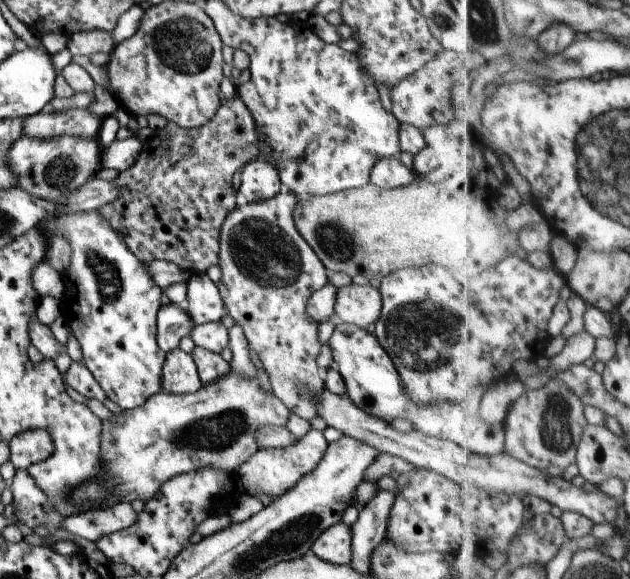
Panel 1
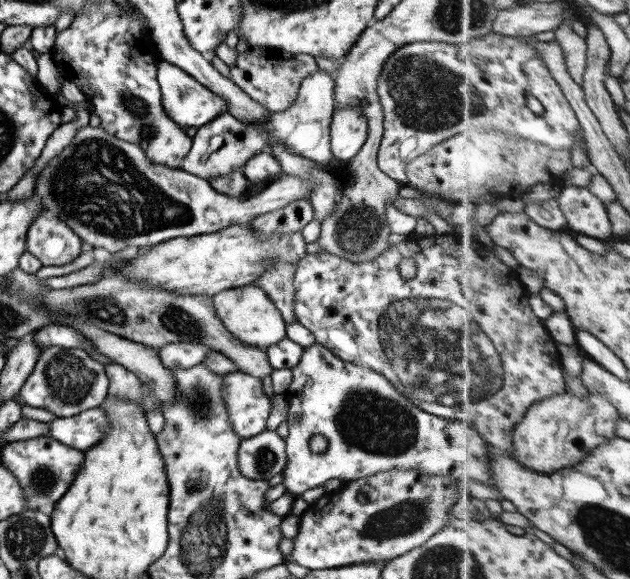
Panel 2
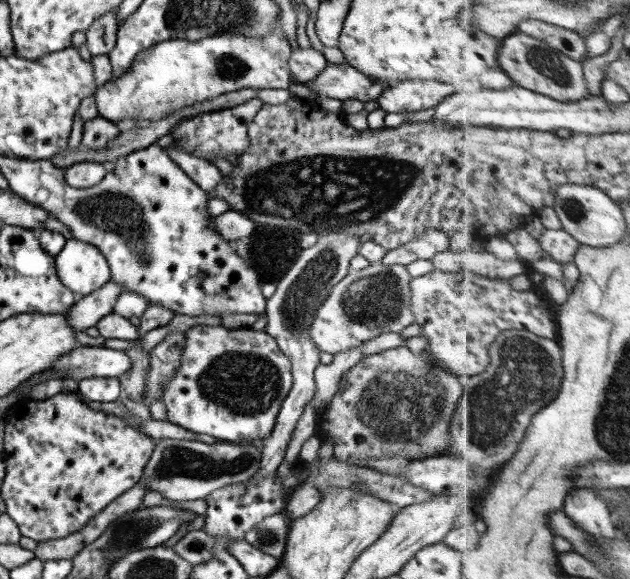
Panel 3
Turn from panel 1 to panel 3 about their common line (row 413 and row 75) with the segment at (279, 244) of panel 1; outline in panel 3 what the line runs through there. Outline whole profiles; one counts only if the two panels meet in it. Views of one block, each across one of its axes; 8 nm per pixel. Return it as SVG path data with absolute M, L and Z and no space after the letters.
M298 47L295 50L290 50L286 64L289 68L288 74L295 78L297 84L304 85L308 81L314 80L327 63L317 50L313 50L311 47Z

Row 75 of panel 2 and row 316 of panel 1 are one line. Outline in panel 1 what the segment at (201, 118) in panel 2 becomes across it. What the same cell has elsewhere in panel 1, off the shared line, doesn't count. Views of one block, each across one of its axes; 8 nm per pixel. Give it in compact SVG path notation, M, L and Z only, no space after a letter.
M173 304L161 306L156 313L155 343L163 352L178 349L181 337L190 333L193 324L189 321L183 308L176 308Z

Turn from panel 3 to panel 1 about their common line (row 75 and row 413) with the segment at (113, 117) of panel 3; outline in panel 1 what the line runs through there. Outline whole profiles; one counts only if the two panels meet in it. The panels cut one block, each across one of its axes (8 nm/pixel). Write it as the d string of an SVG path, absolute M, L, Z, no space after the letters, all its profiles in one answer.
M231 368L212 382L202 384L193 393L175 395L161 391L144 404L135 409L125 410L110 420L102 423L101 457L106 472L95 483L88 483L72 493L74 505L81 511L97 508L105 495L113 495L118 502L131 503L140 500L144 504L158 494L159 488L175 476L202 469L218 469L219 471L235 472L255 452L254 435L262 427L284 427L288 415L280 401L274 401L274 396L263 392L258 381L253 377L236 374Z

